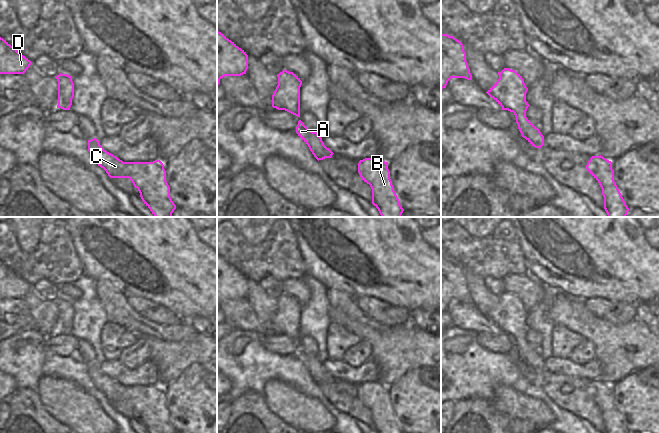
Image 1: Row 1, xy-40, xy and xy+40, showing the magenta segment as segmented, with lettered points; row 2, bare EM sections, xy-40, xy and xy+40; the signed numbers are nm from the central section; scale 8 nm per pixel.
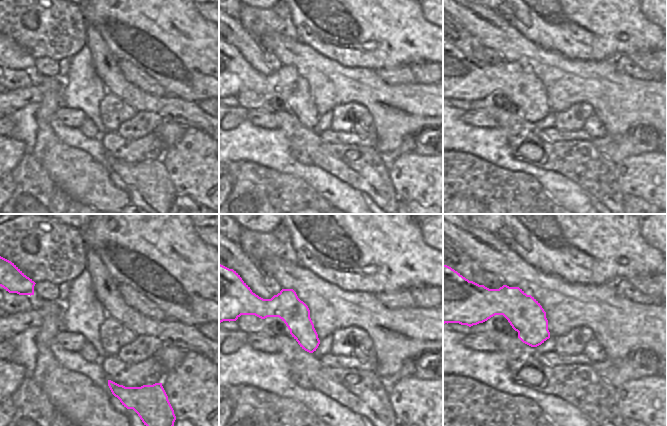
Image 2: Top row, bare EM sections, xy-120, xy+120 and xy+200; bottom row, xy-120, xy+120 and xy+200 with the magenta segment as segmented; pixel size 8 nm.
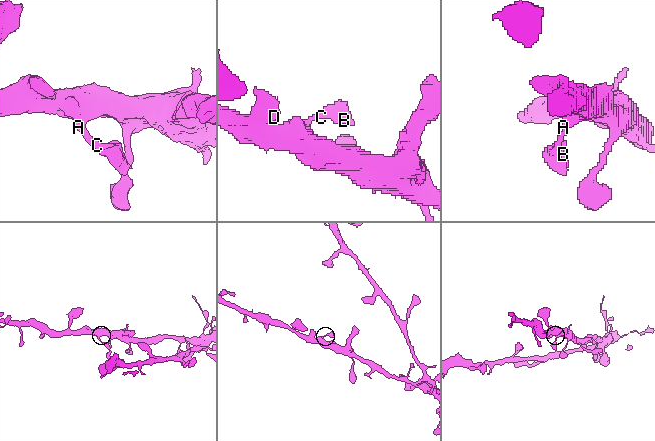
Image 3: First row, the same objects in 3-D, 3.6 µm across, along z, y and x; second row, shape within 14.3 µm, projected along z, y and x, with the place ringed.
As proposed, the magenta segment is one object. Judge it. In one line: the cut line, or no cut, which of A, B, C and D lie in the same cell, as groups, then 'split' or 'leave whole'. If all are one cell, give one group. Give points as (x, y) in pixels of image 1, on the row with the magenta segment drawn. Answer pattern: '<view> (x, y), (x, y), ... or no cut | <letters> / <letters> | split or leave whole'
no cut | A B C D | leave whole

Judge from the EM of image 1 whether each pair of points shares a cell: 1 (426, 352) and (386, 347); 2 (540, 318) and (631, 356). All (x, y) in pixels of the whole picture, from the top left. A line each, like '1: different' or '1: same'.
1: same
2: different

